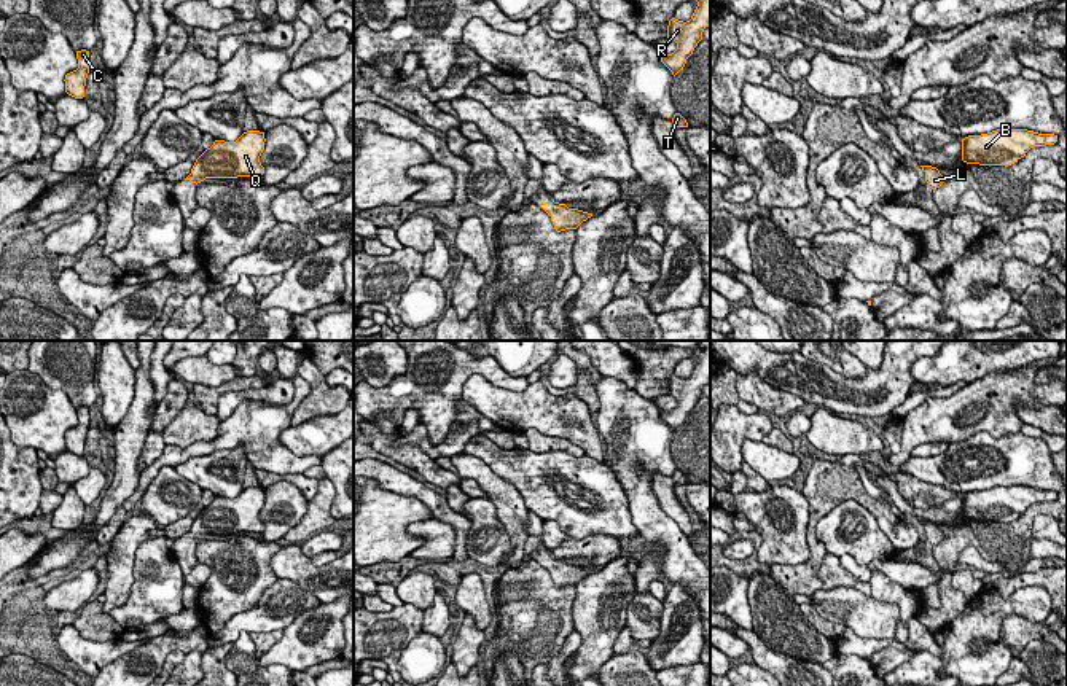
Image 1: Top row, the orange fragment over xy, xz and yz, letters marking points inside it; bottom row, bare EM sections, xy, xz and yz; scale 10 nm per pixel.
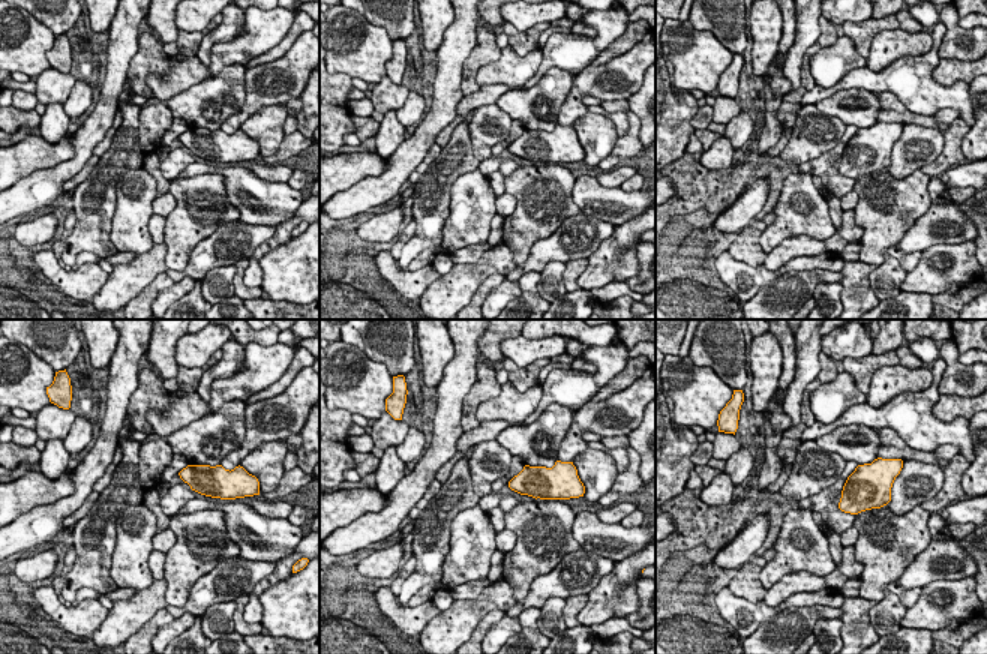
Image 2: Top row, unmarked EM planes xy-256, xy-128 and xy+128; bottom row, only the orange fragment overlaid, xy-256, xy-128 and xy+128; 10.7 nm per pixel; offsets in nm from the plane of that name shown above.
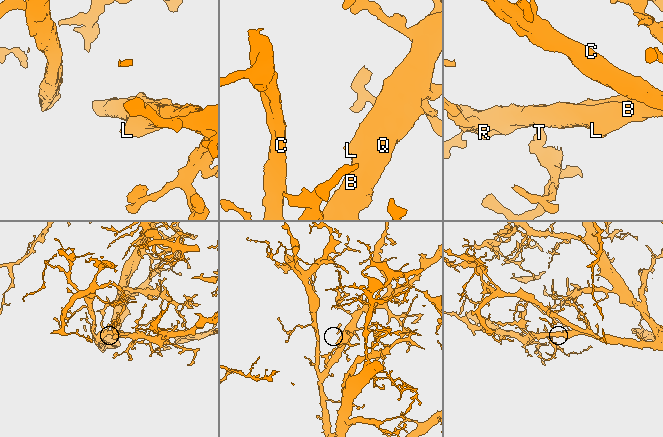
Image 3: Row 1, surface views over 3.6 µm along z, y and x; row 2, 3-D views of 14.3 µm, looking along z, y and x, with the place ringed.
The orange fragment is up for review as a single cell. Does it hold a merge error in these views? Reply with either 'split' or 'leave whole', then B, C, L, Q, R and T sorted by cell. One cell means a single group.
leave whole; groups B C L Q R T

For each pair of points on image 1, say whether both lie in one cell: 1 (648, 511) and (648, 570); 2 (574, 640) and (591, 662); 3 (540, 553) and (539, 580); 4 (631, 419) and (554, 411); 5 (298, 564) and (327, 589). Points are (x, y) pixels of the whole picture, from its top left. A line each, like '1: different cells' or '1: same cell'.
1: different cells
2: different cells
3: different cells
4: different cells
5: same cell

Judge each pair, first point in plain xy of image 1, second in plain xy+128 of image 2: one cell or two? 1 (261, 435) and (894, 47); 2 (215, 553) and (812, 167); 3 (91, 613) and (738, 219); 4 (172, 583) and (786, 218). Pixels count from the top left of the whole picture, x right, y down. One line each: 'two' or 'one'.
1: two
2: two
3: two
4: one

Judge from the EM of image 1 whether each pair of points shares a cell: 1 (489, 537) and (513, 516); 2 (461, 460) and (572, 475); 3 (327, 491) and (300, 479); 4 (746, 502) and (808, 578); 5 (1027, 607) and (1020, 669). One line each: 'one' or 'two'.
1: two
2: two
3: two
4: two
5: two

